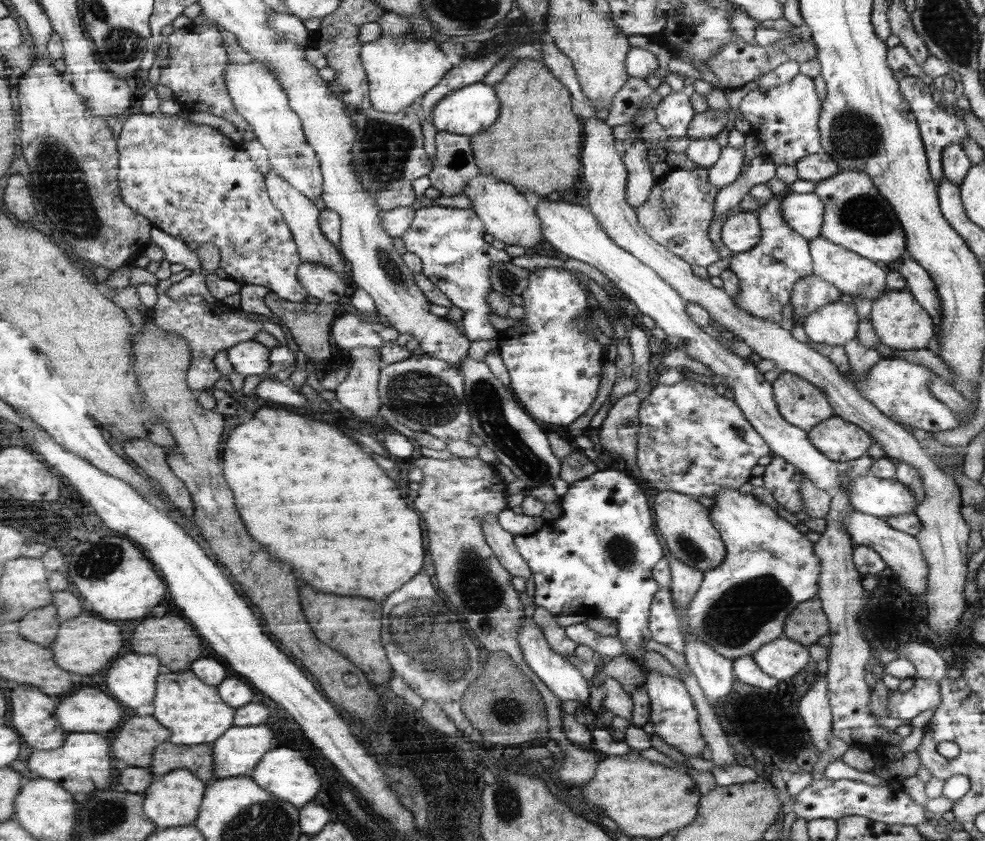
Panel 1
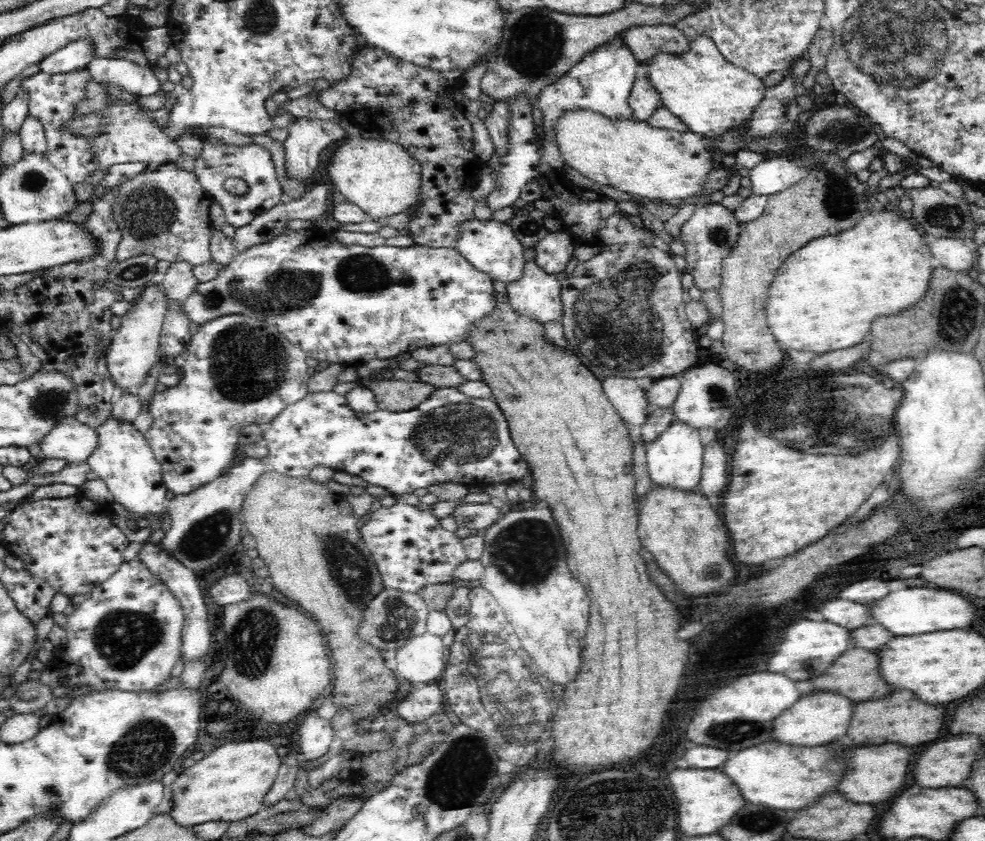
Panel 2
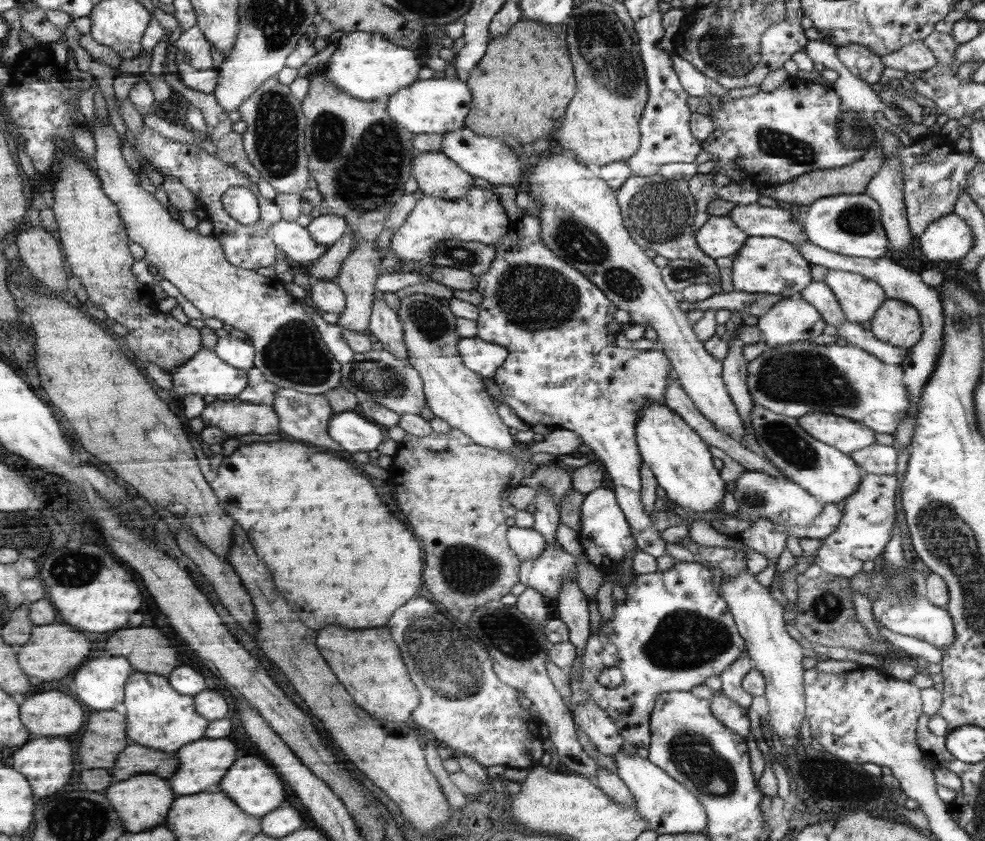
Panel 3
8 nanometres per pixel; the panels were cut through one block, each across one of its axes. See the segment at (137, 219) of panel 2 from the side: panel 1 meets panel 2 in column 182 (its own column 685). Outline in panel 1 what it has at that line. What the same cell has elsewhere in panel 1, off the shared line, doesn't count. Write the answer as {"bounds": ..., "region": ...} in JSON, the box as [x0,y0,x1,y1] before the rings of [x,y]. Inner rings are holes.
{"bounds":[636,166,721,269],"region":[[[697,166],[692,171],[671,168],[662,178],[657,178],[647,201],[636,208],[638,222],[652,240],[693,267],[708,269],[710,264],[721,259],[717,246],[709,235],[719,189],[709,179],[708,168]]]}

